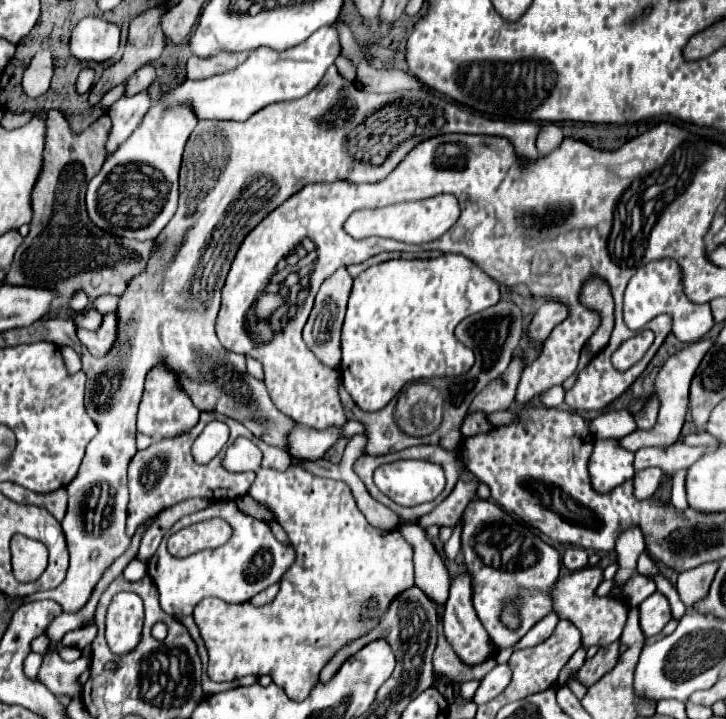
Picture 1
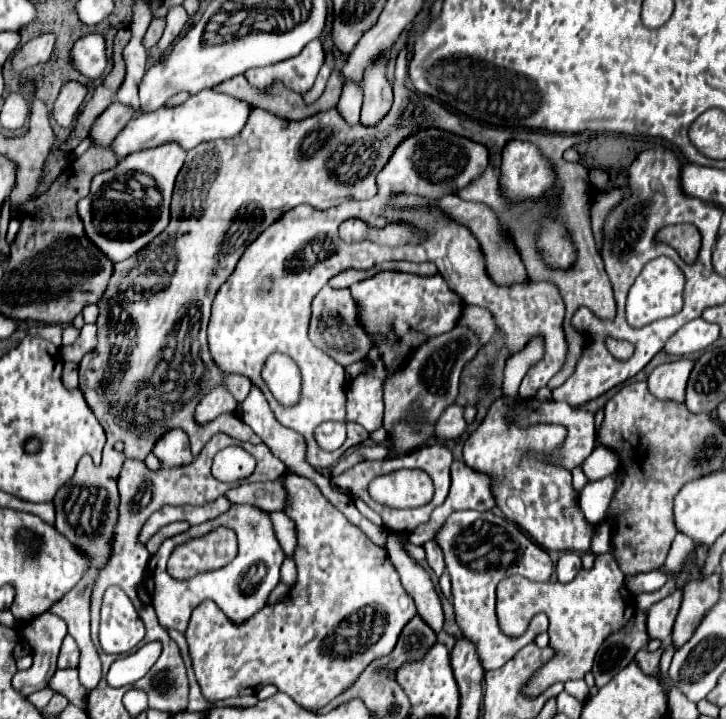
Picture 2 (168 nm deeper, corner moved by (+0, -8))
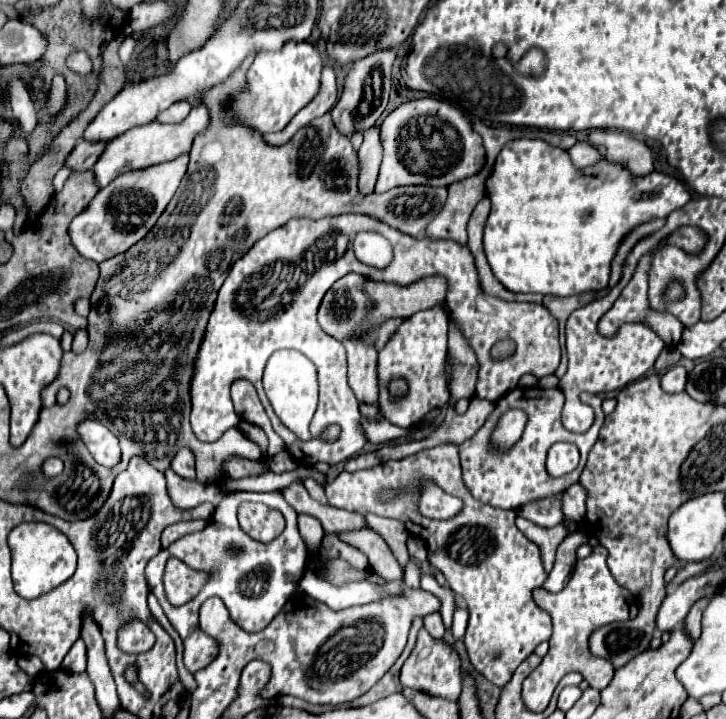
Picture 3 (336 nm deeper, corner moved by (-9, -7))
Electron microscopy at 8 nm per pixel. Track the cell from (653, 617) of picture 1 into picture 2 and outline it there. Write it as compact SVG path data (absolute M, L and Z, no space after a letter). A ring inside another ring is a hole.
M674 590L672 594L668 594L664 600L656 602L650 610L648 610L648 634L650 638L658 638L658 640L666 640L672 636L672 626L674 626L674 618L678 614L682 602L682 592Z

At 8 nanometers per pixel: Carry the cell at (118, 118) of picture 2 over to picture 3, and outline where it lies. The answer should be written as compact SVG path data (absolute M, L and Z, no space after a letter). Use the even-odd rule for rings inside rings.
M79 141L77 147L73 147L69 159L65 161L65 167L69 167L71 171L77 171L77 173L89 171L89 169L97 163L97 159L99 159L103 147L105 147L103 143L87 143L87 141Z

